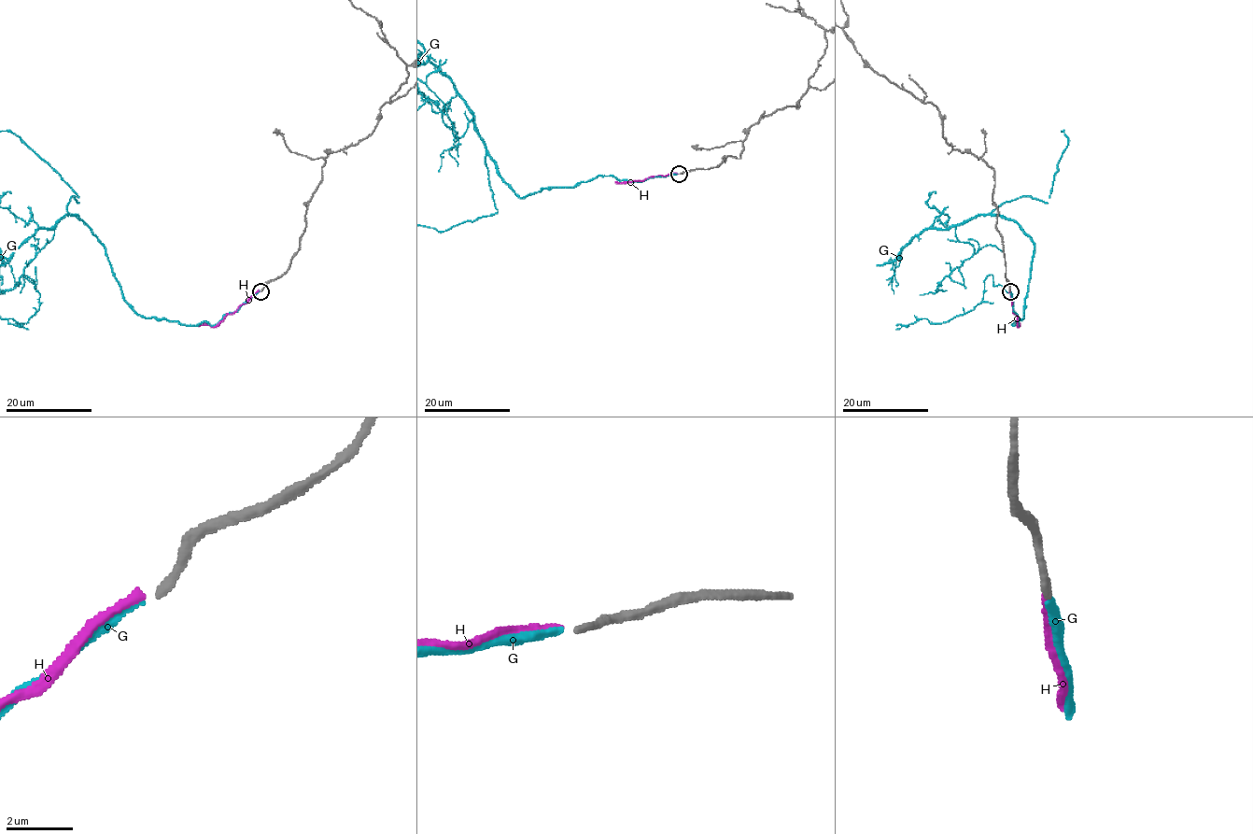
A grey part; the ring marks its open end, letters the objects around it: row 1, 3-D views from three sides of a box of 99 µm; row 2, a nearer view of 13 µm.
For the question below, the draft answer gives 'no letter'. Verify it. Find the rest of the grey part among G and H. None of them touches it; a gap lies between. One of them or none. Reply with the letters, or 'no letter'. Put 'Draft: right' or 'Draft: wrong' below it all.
G
Draft: wrong

